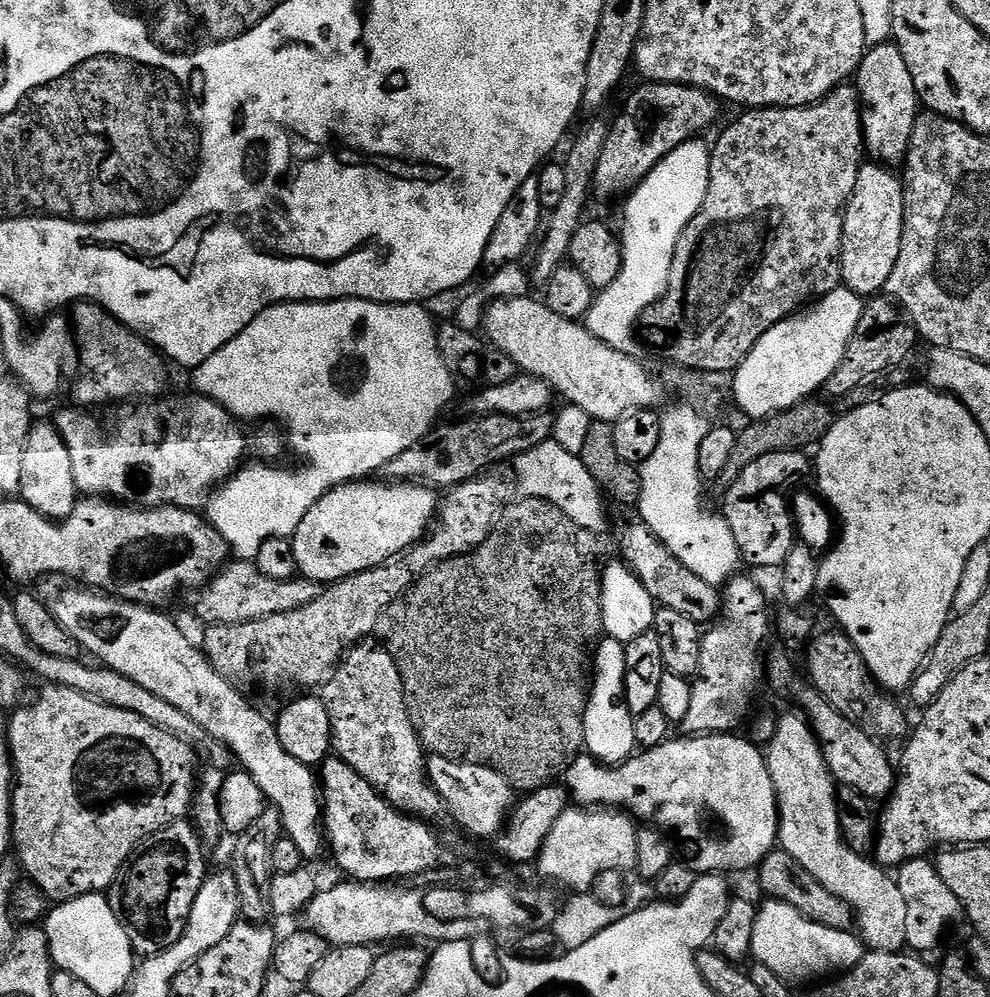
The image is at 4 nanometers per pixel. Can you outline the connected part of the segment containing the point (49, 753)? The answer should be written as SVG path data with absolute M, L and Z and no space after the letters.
M45 683L42 688L44 689L37 694L36 700L30 701L31 699L29 699L23 706L17 707L11 713L12 720L7 721L8 750L12 754L12 775L14 777L11 847L14 849L15 859L21 867L23 875L39 886L49 901L63 902L79 896L104 894L117 883L122 869L132 859L132 851L147 836L153 836L166 825L173 824L176 820L183 820L189 815L194 804L194 793L197 791L196 764L198 764L198 757L194 748L187 745L182 738L168 734L166 730L160 729L136 713L131 713L130 710L116 709L114 706L101 703L99 699L84 696L78 690L68 689L66 686Z

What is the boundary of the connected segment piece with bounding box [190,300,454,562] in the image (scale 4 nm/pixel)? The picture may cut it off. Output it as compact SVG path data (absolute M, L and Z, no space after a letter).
M325 300L323 302L285 302L282 304L273 304L272 307L258 314L246 330L242 330L222 350L210 354L206 362L202 362L197 368L191 369L192 384L199 395L210 398L223 406L228 415L235 416L241 422L247 420L268 420L273 416L276 420L284 423L283 431L286 433L286 444L289 449L292 448L298 455L304 459L304 465L301 468L272 468L271 463L255 462L241 467L235 476L224 481L215 492L208 498L206 505L206 519L208 523L214 525L218 534L226 538L229 549L234 553L235 559L255 561L258 550L262 542L270 538L291 537L298 530L302 518L314 506L314 502L322 499L330 490L337 488L339 484L350 484L359 482L365 478L371 477L372 472L379 473L402 450L410 450L414 442L422 439L426 433L437 427L441 419L440 411L452 400L452 379L454 373L446 368L444 355L440 352L438 346L438 324L432 321L432 316L427 312L423 303L419 304L375 304L369 300Z

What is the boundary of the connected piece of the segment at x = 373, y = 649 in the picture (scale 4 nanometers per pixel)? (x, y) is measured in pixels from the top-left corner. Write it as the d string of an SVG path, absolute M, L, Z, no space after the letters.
M361 642L355 648L348 649L341 665L336 669L336 673L325 682L322 686L322 699L326 706L326 714L330 714L330 730L332 731L332 752L339 759L345 760L354 770L358 770L358 774L362 774L362 778L366 778L366 782L370 782L370 786L374 786L374 790L380 793L385 800L389 800L399 812L405 812L407 816L415 816L417 820L425 822L435 821L435 816L442 812L440 796L432 788L432 783L428 781L428 765L426 763L426 749L420 743L418 734L414 730L414 726L410 722L410 714L406 710L406 698L404 697L404 687L402 686L402 674L398 674L398 666L394 662L394 658L390 658L390 654L376 642Z

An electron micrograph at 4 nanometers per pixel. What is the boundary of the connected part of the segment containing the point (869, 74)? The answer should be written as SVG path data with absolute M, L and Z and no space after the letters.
M894 42L873 44L867 49L854 77L856 93L860 95L860 121L864 127L864 146L867 155L873 161L885 166L900 166L905 162L908 147L912 142L917 116L921 115L922 105L916 97L914 78L910 78L910 70L902 59L902 50Z

